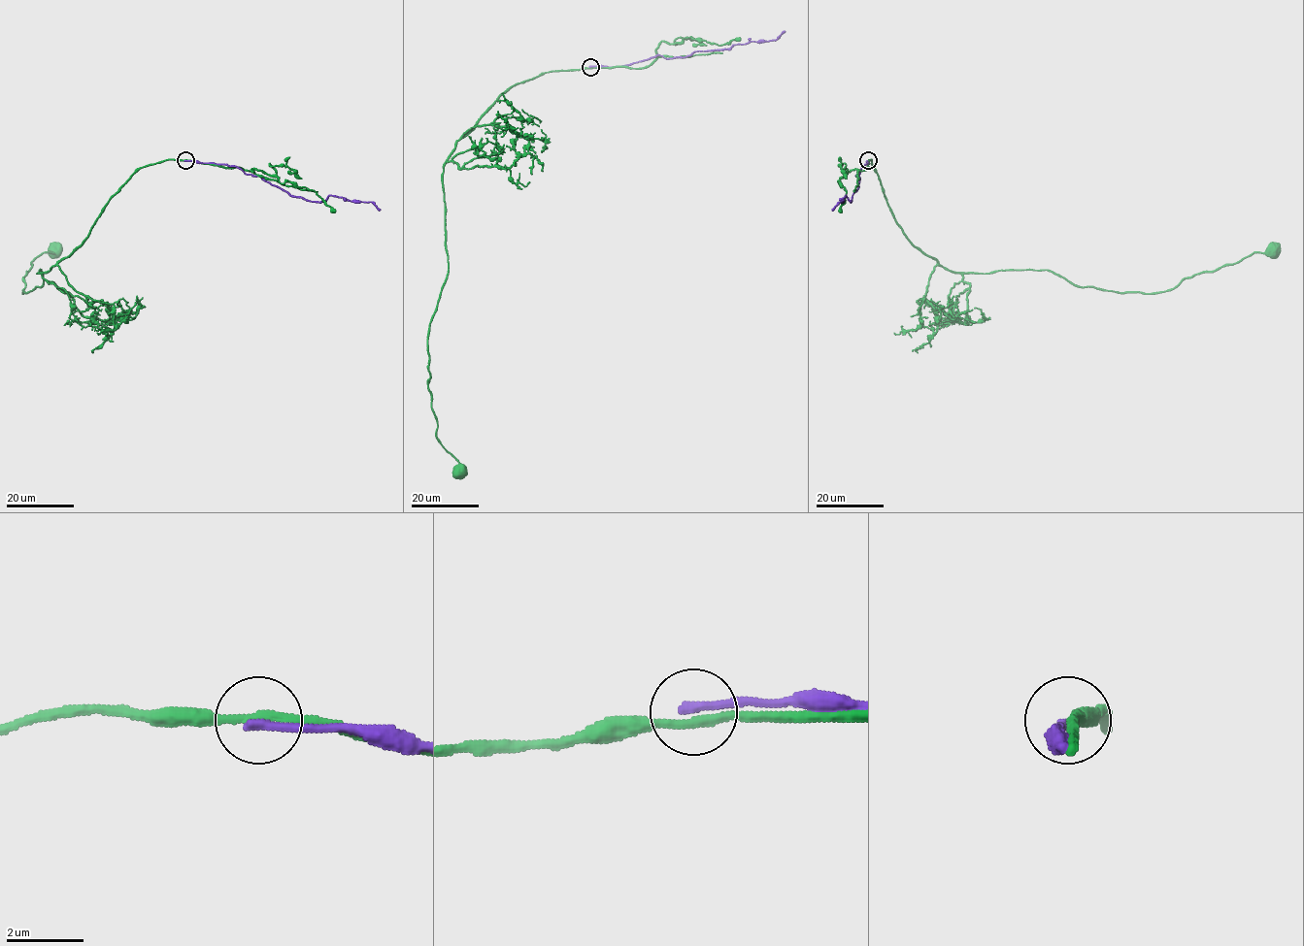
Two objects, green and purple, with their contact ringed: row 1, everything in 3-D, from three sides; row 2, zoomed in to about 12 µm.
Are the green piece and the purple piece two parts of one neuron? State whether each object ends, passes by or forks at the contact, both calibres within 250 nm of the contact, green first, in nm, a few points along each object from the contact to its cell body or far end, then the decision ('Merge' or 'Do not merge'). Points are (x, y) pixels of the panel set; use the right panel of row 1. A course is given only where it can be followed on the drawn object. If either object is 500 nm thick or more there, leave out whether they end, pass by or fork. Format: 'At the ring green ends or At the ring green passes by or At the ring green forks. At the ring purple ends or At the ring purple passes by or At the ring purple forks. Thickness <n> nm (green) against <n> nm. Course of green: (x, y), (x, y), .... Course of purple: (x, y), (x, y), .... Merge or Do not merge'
At the ring green passes by. At the ring purple ends. Thickness 240 nm (green) against 260 nm. Course of green: (868, 160), (903, 234), (954, 272), (1050, 270), (1080, 286), (1154, 293), (1253, 252), (1273, 251). Course of purple: (868, 160), (856, 176), (859, 178), (858, 187), (851, 201), (845, 196), (831, 210). Do not merge

